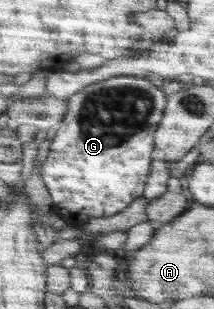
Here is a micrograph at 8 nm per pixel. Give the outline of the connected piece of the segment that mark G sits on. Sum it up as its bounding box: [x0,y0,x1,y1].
[41,76,168,228]

